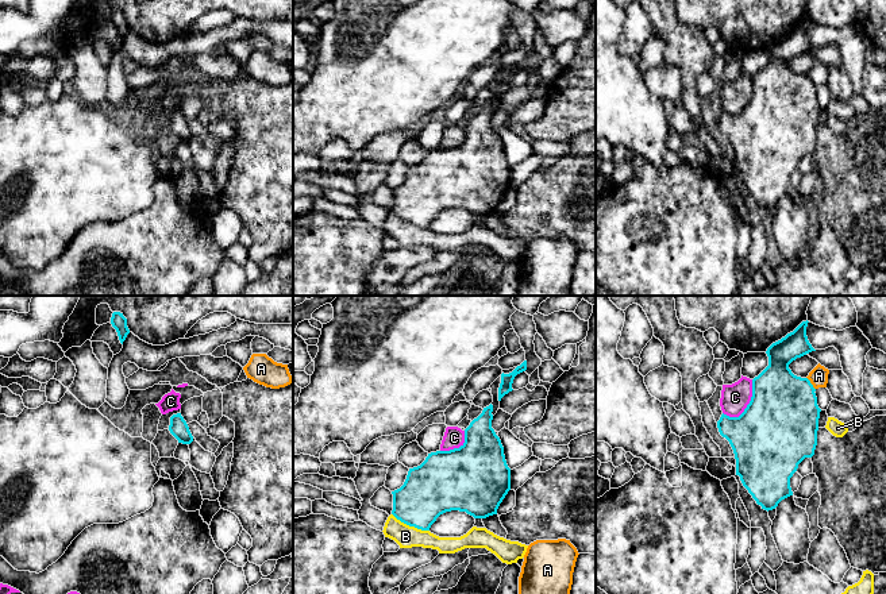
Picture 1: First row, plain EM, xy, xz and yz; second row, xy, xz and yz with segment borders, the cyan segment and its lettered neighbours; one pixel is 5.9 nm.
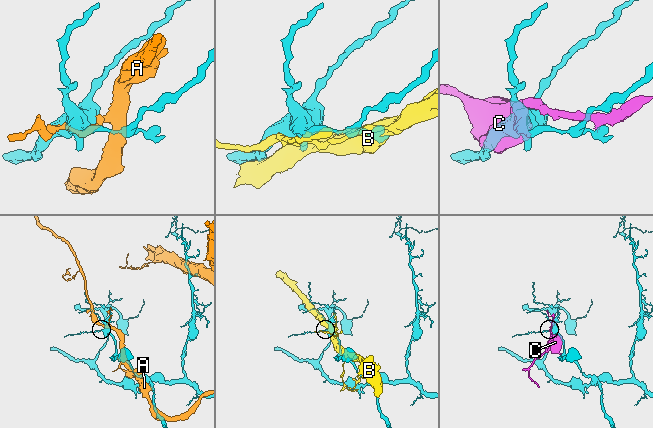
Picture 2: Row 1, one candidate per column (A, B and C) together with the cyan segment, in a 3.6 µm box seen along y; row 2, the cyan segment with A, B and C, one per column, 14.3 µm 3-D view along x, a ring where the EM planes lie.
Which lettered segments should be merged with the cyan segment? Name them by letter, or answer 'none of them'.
none of them

